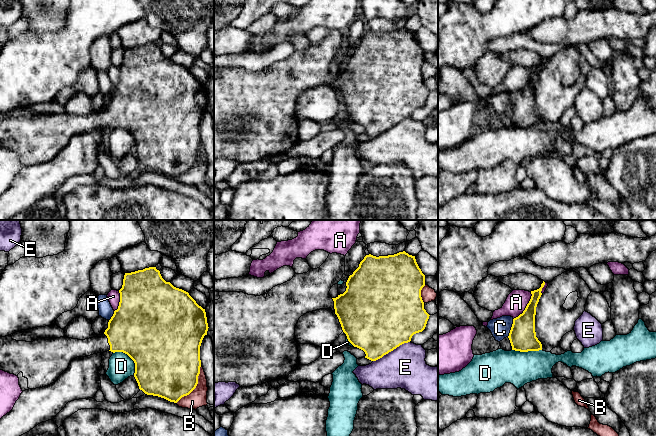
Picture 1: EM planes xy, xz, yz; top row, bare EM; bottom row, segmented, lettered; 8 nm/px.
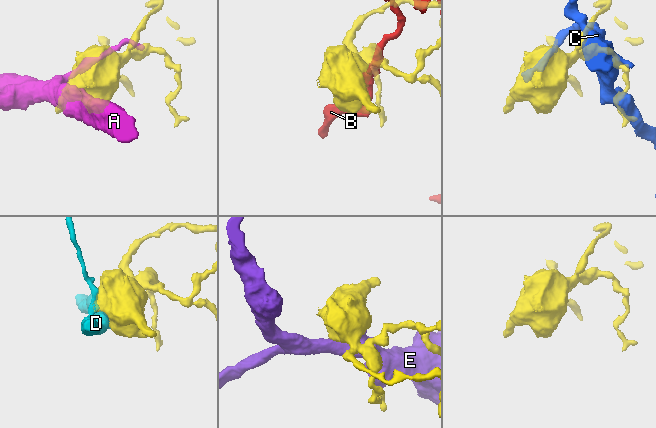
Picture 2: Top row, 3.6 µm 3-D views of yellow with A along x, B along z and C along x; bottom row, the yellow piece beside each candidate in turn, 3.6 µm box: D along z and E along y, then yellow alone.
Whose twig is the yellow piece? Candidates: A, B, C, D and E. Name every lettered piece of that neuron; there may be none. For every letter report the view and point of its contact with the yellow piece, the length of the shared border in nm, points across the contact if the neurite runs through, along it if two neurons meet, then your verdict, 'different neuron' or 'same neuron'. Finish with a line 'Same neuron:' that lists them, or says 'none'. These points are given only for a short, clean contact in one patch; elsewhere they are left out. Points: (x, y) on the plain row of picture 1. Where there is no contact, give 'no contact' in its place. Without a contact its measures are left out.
A: yz (526, 83) | 260 nm | different neuron
B: xy (196, 161) | 360 nm | different neuron
C: yz (511, 104) | 150 nm | along yz (513, 95), (507, 112) | different neuron
D: xy (130, 133) | 260 nm | different neuron
E: xz (391, 126) | 340 nm | different neuron
Same neuron: none

